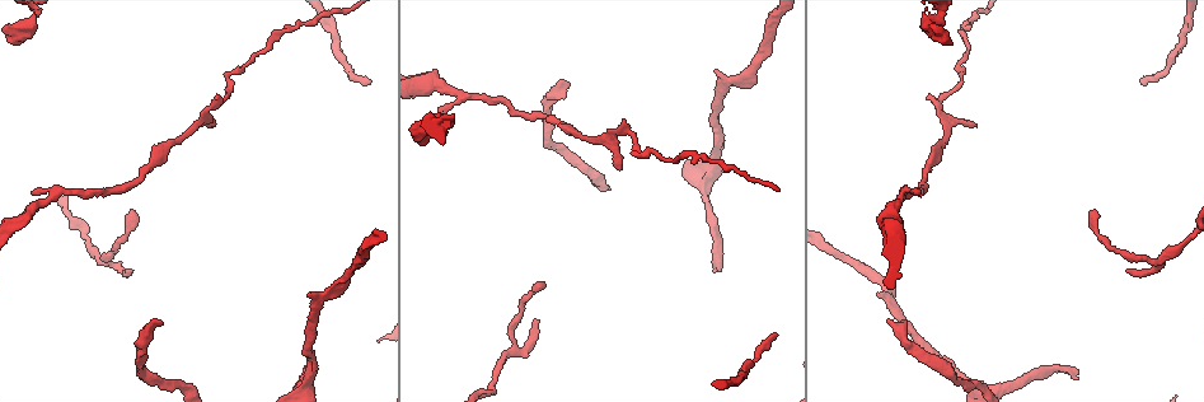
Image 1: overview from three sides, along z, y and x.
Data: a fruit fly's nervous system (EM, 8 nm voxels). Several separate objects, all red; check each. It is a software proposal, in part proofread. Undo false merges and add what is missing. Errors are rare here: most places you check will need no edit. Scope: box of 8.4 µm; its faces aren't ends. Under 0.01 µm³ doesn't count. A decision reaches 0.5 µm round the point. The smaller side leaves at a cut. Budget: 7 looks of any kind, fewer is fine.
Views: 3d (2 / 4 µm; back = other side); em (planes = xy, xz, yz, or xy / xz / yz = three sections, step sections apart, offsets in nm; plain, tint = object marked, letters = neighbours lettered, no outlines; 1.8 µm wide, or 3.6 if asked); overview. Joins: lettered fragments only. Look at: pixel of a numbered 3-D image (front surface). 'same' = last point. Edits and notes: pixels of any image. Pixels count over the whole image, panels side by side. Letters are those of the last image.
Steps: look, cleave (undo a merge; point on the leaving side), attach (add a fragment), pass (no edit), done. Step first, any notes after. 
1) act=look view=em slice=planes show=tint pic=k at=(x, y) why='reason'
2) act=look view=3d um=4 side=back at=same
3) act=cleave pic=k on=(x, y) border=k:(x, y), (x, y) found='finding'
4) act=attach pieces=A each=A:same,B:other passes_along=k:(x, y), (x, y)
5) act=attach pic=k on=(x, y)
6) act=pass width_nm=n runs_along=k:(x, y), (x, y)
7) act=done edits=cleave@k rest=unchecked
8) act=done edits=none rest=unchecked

act=look view=em slice=yz step=16 show=letters pic=1 at=(444, 90) why='calibre changes'

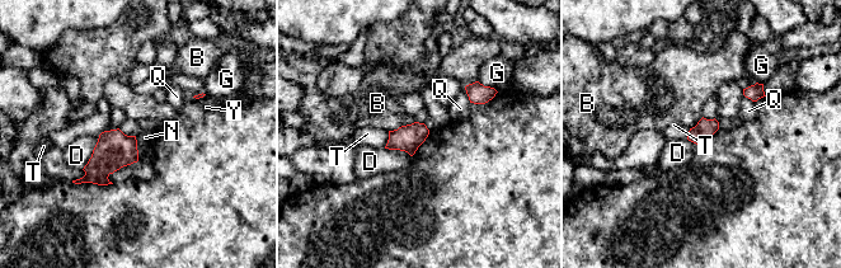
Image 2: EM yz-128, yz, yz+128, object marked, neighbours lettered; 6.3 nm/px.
act=pass each=B:other,D:other,G:other,N:other,Q:other,T:other,Y:other border=2:(403, 125), (389, 131) found='all the same neuron'

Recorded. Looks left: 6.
act=look view=em slice=xy step=8 show=letters pic=1 at=(127, 271) why='tapers out'

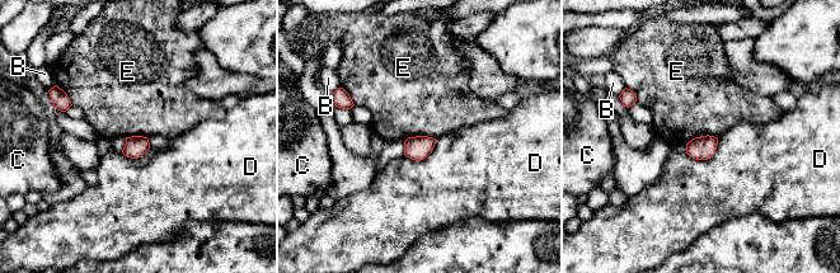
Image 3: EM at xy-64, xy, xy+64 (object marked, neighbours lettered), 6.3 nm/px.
act=look view=em slice=planes show=letters at=same why='cut it another way'

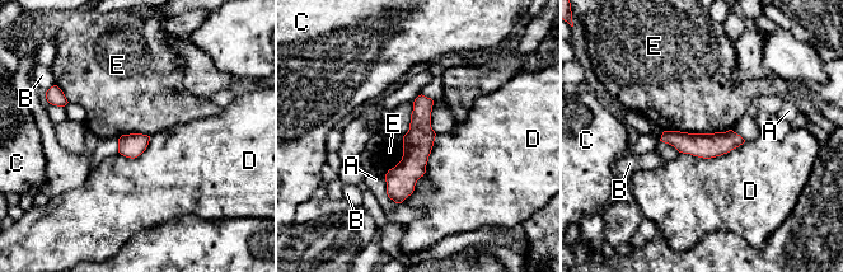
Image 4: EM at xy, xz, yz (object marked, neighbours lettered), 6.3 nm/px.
act=pass longest_contact=E:440nm each=A:other,B:other,C:other,D:other,E:other border=4:(731, 129), (724, 132), (664, 131) found='none of them fits'

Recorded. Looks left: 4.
act=look view=em slice=planes show=letters pic=1 at=(713, 273) why='branch stops here'

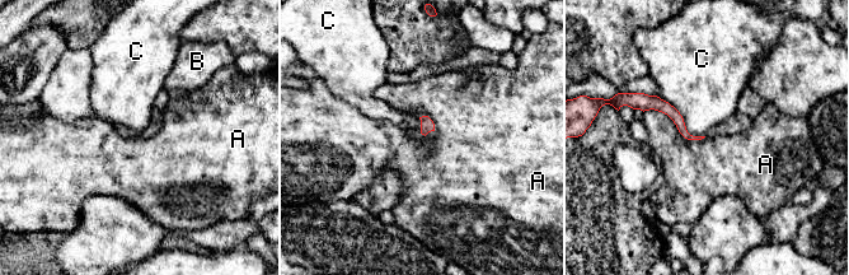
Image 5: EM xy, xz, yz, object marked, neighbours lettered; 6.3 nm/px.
act=pass each=A:other,B:other,C:other runs_along=5:(642, 98), (664, 106), (683, 130) found='no lettered fragment goes on from it'

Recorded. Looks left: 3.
act=done edits=none rest=unchecked

